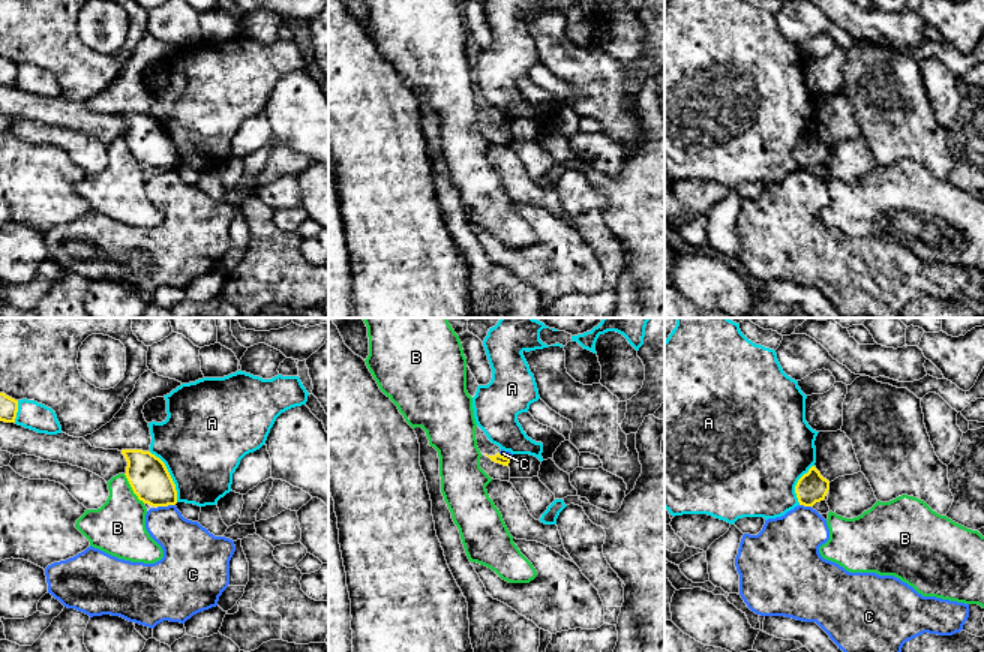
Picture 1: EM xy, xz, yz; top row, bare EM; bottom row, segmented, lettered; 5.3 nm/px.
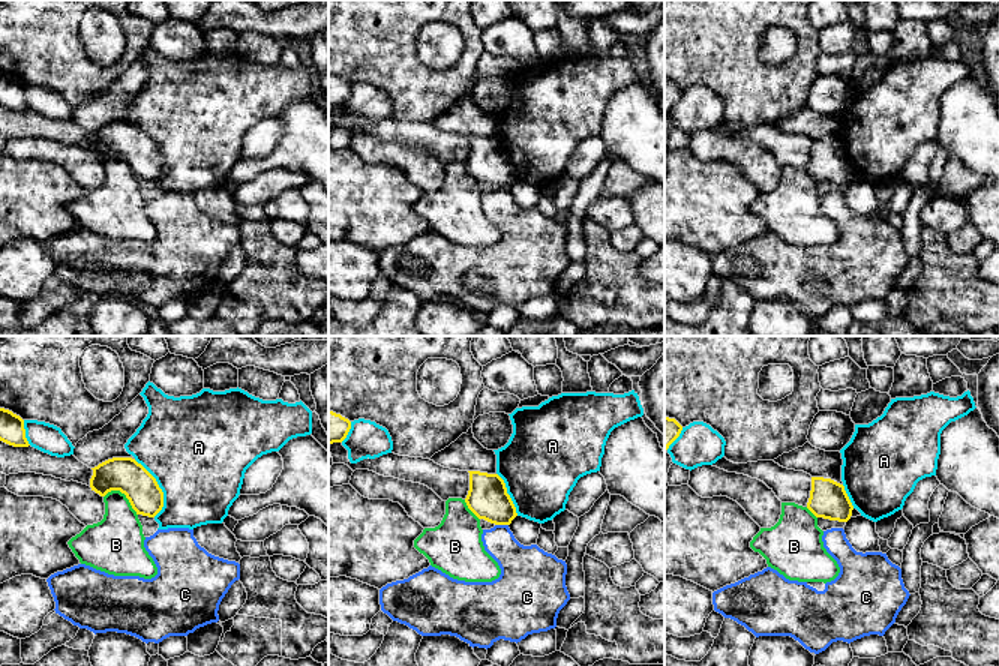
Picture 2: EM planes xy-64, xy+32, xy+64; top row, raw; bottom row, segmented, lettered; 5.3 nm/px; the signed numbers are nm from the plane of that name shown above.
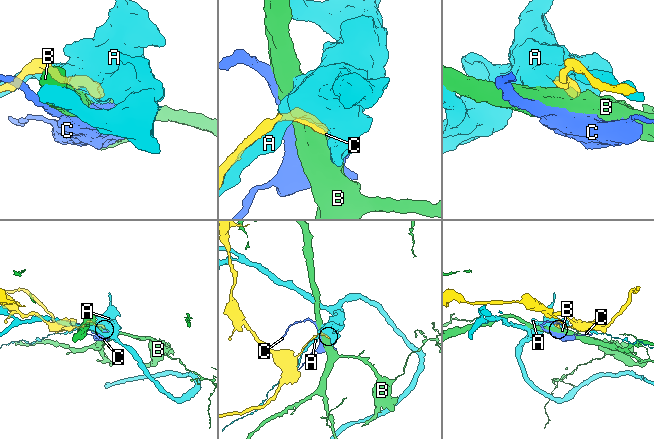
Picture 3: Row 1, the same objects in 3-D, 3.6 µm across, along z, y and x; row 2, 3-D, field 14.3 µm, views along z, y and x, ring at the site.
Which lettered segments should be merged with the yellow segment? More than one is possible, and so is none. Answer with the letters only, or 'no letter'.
no letter

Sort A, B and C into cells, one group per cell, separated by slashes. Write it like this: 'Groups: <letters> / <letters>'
Groups: A / B / C

